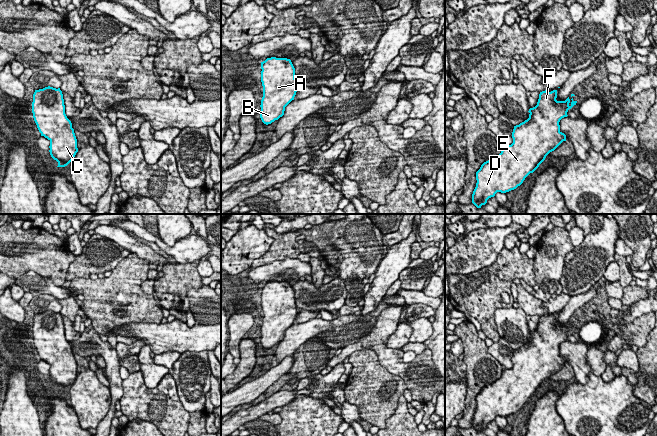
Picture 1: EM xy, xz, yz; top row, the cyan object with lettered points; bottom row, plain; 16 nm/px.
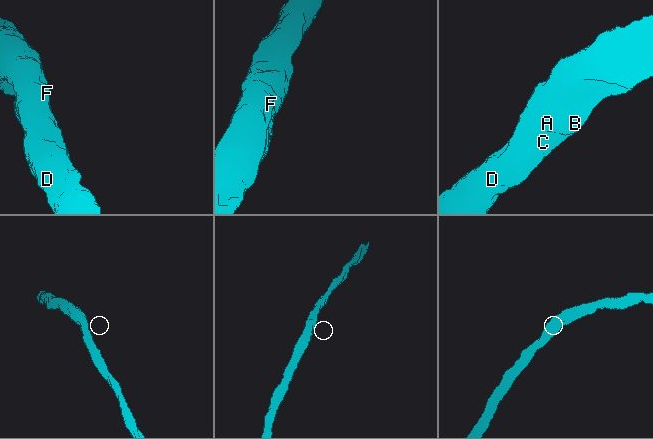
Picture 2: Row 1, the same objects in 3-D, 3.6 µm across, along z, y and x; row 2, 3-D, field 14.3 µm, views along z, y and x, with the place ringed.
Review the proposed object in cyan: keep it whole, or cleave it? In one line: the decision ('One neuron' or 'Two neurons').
One neuron

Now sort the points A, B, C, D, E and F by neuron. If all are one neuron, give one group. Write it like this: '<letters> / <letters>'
A B C D E F

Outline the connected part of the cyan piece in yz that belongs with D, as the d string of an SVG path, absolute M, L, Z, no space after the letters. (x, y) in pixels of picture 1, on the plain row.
M557 314L542 315L539 318L537 329L529 333L529 342L519 349L514 350L512 356L513 367L503 369L499 379L484 386L476 396L476 411L472 418L472 427L481 432L487 424L494 421L497 416L506 417L520 410L525 402L533 397L545 384L546 380L554 375L563 365L566 359L560 355L559 346L567 341L567 336L577 325L569 321L565 325L557 325Z

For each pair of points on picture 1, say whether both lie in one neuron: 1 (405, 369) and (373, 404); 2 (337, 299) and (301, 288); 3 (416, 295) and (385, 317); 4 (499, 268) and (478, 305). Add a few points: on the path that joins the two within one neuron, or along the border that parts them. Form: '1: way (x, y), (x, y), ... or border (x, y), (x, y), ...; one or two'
1: border (379, 363), (391, 373), (398, 375), (407, 388); two
2: way (328, 298), (310, 297); one
3: border (396, 293), (406, 303); two
4: way (499, 277), (497, 285), (487, 296); one

